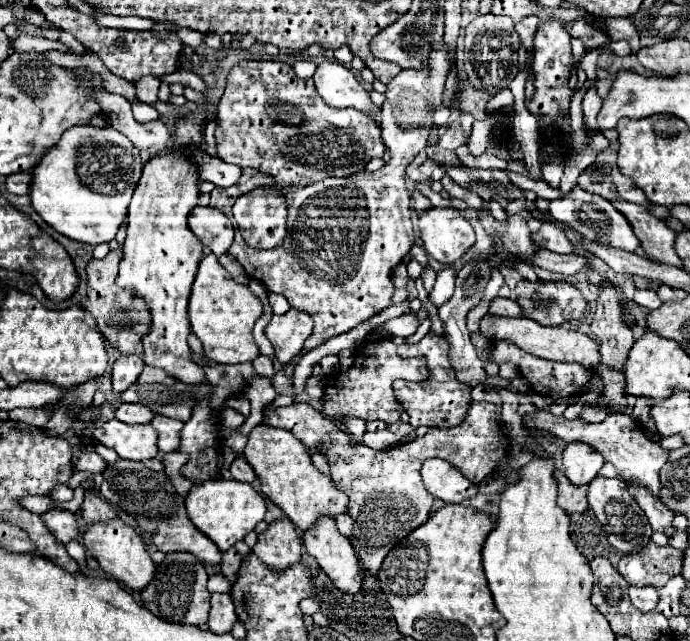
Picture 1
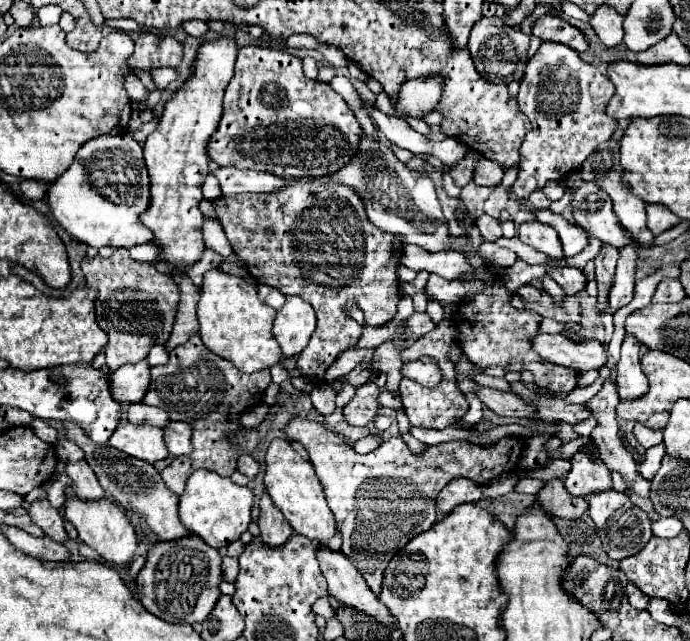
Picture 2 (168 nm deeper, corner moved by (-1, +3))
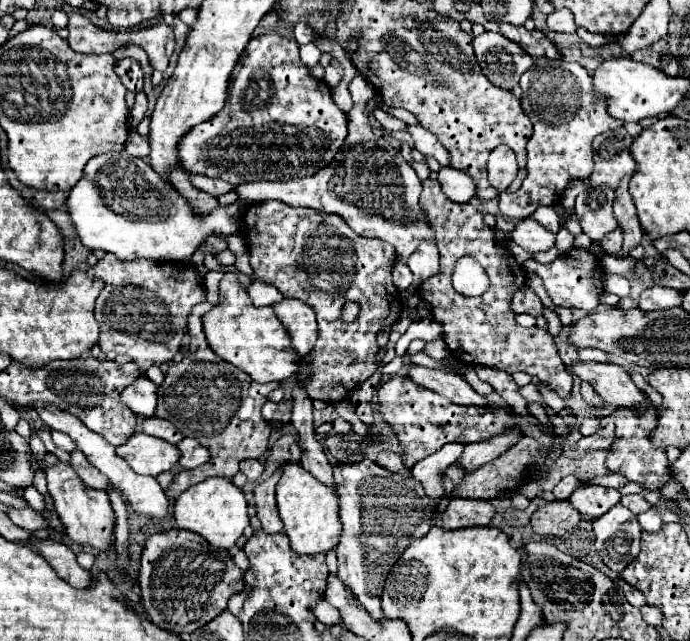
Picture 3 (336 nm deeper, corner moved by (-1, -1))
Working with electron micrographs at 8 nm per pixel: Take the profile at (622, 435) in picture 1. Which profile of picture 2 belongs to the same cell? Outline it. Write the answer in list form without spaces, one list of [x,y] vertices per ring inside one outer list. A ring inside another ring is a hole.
[[[480,387],[478,399],[492,409],[496,415],[502,417],[514,417],[514,419],[530,419],[532,417],[532,407],[526,405],[520,397],[516,397],[510,391],[498,391],[498,389],[488,389]]]

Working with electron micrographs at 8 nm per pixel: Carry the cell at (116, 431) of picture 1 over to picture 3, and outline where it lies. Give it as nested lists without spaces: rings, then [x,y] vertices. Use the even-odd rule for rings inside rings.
[[[134,433],[124,445],[116,447],[116,453],[140,475],[156,477],[162,471],[172,469],[180,455],[176,445],[156,439],[146,433]]]

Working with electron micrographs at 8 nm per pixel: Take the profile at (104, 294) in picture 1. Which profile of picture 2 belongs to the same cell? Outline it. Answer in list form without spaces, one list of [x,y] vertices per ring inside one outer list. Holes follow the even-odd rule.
[[[116,249],[108,259],[84,257],[82,271],[86,285],[98,291],[94,299],[96,321],[108,335],[104,353],[110,371],[146,359],[154,345],[168,341],[180,301],[178,285],[170,275],[158,273],[150,263],[134,261],[126,249]]]

